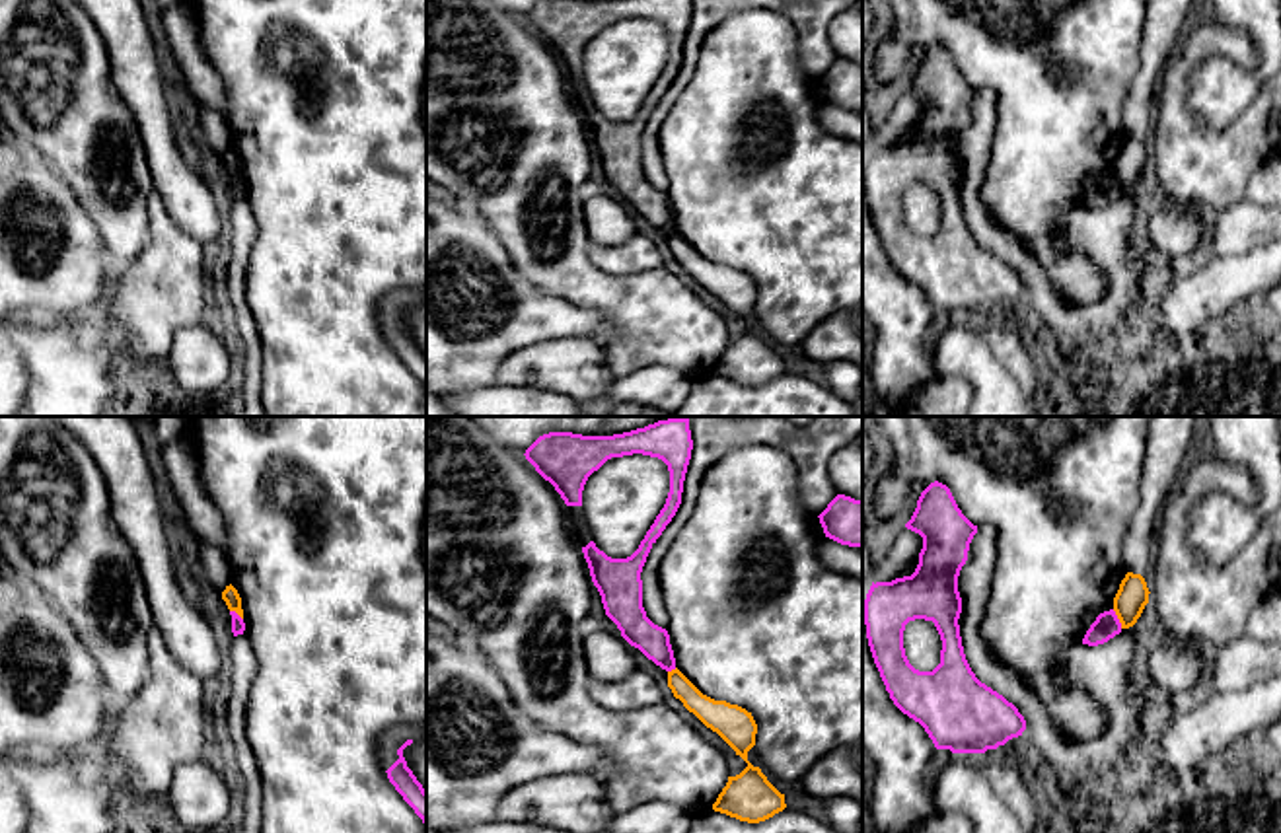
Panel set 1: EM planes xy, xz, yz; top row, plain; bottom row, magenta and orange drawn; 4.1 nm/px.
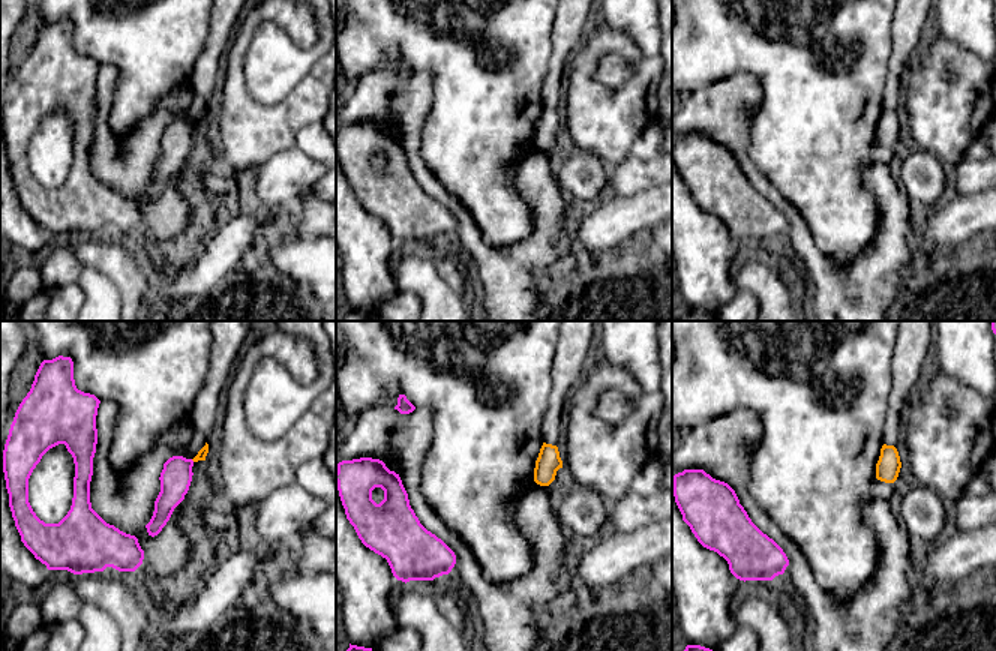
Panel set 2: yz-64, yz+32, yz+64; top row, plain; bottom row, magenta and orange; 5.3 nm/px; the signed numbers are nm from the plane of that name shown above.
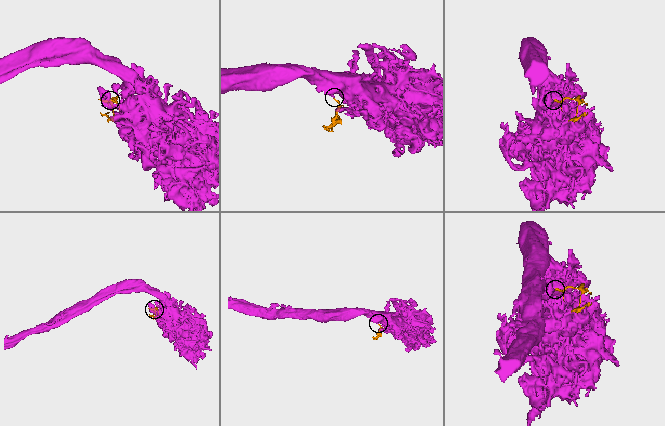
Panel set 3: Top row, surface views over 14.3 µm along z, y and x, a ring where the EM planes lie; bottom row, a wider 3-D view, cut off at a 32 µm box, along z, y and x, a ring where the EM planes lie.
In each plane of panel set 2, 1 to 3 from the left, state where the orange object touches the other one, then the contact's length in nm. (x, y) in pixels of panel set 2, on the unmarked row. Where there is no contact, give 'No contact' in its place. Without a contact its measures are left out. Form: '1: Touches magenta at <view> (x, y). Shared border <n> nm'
1: No contact
2: No contact
3: No contact

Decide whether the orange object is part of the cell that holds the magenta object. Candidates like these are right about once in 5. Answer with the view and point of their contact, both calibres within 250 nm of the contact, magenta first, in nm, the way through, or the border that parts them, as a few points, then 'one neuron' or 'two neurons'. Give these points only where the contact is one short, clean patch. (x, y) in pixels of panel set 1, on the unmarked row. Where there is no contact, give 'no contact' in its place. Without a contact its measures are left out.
contact yz (1118, 183); calibres 110 and 130 nm; border yz (1112, 174), (1122, 191); two neurons

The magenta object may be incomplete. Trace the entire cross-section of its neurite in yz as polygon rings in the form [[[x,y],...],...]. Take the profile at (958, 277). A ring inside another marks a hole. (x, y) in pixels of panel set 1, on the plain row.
[[[934,45],[921,56],[905,91],[923,101],[915,136],[872,146],[864,163],[874,228],[894,269],[925,292],[936,313],[997,313],[1022,300],[1026,284],[975,241],[964,218],[958,140],[977,90],[962,78],[950,53]],[[915,183],[933,185],[940,199],[940,228],[933,235],[915,234],[905,220],[903,195]]]

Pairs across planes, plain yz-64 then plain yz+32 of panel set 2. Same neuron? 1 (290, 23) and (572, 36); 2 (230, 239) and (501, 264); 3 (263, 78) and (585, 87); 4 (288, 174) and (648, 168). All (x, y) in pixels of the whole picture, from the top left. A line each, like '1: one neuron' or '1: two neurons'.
1: two neurons
2: two neurons
3: two neurons
4: one neuron

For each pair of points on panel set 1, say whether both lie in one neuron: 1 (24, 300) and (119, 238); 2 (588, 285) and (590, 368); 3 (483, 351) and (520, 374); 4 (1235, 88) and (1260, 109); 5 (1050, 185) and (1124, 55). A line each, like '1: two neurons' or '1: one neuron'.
1: two neurons
2: two neurons
3: two neurons
4: two neurons
5: one neuron

